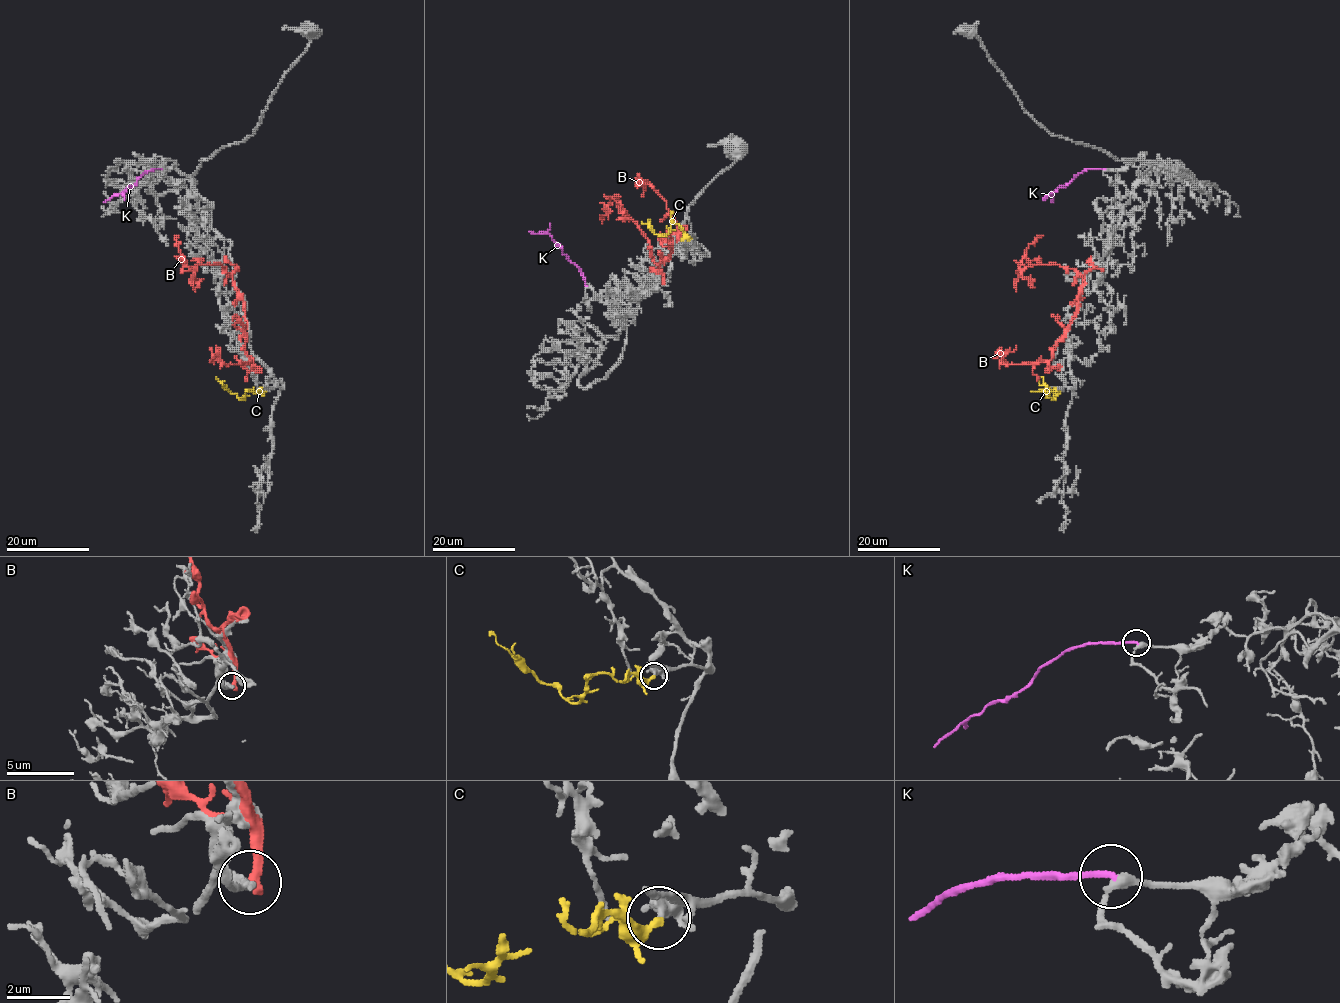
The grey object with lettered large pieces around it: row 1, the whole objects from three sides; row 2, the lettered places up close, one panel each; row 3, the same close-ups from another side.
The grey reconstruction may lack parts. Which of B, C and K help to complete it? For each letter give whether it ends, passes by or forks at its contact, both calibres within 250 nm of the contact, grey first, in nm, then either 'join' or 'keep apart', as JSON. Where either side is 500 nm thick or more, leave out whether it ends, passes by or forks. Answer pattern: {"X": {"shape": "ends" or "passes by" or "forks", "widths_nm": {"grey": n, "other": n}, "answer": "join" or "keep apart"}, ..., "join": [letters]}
{"B": {"shape": "ends", "widths_nm": {"grey": 200, "other": 360}, "answer": "keep apart"}, "C": {"shape": "passes by", "widths_nm": {"grey": 300, "other": 280}, "answer": "keep apart"}, "K": {"shape": "ends", "widths_nm": {"grey": 300, "other": 200}, "answer": "keep apart"}, "join": []}

